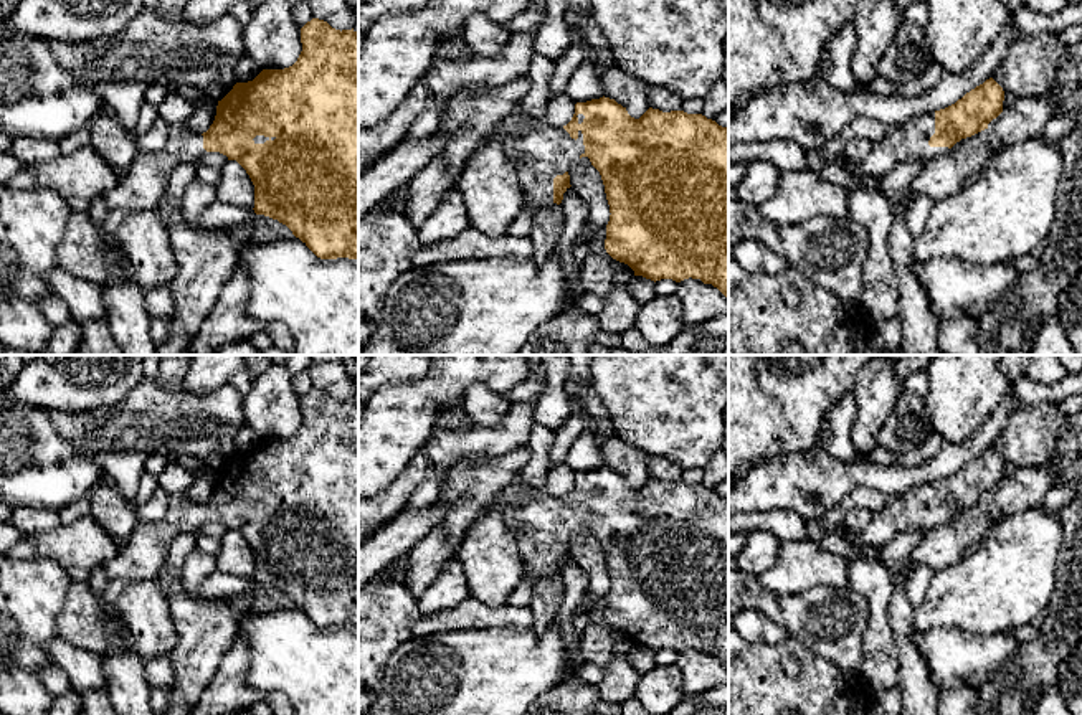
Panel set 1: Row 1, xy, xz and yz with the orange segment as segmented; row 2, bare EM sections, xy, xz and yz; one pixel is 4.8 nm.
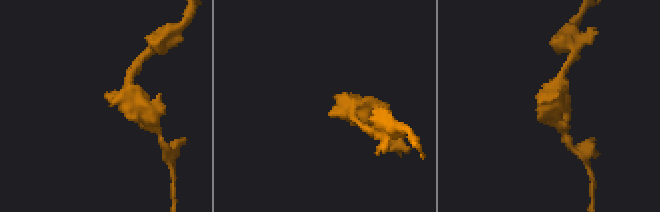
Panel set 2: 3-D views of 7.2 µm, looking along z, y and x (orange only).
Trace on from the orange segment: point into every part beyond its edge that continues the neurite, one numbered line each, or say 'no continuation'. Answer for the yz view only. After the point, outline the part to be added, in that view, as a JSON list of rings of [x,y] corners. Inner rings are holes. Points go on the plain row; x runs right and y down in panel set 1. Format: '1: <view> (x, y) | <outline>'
1: yz (909, 512) | [[[927,482],[899,495],[894,502],[872,514],[871,523],[859,532],[862,547],[879,547],[900,533],[928,533],[948,523],[948,517],[930,517],[935,504],[935,482]]]

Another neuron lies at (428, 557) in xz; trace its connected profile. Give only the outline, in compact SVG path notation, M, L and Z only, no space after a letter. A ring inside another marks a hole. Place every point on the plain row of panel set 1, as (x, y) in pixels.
M433 527L406 555L408 571L403 580L408 591L420 596L454 556L456 552L448 545L444 530Z

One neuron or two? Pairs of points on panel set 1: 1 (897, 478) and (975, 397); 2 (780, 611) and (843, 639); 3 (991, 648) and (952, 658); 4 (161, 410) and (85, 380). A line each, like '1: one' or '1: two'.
1: two
2: one
3: one
4: two

